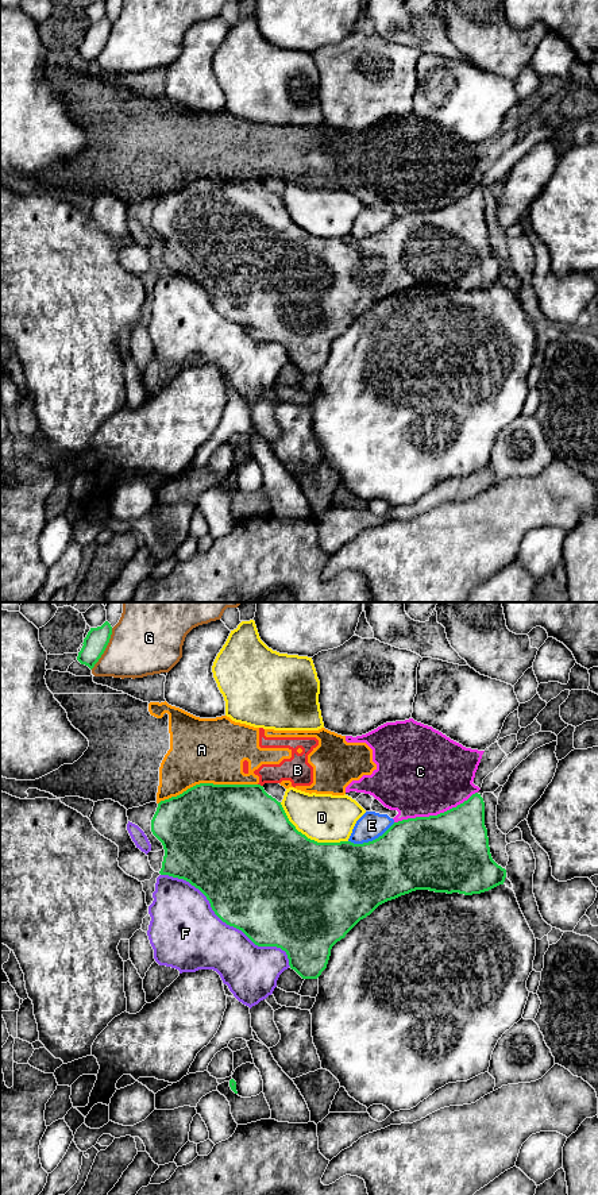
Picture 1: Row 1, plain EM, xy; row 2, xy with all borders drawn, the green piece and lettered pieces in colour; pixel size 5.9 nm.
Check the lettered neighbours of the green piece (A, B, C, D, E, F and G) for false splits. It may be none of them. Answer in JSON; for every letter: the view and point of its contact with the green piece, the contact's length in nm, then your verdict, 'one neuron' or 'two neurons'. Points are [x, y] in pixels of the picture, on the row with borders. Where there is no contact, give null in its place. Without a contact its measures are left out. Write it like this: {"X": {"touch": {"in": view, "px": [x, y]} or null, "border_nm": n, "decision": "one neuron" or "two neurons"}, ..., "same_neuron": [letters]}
{"A": {"touch": {"in": "xy", "px": [207, 783]}, "border_nm": 600, "decision": "two neurons"}, "B": {"touch": {"in": "xy", "px": [259, 785]}, "border_nm": 40, "decision": "two neurons"}, "C": {"touch": {"in": "xy", "px": [435, 816]}, "border_nm": 550, "decision": "two neurons"}, "D": {"touch": {"in": "xy", "px": [309, 839]}, "border_nm": 480, "decision": "two neurons"}, "E": {"touch": {"in": "xy", "px": [373, 840]}, "border_nm": 300, "decision": "two neurons"}, "F": {"touch": {"in": "xy", "px": [227, 924]}, "border_nm": 950, "decision": "two neurons"}, "G": {"touch": {"in": "xy", "px": [105, 647]}, "border_nm": 280, "decision": "two neurons"}, "same_neuron": []}

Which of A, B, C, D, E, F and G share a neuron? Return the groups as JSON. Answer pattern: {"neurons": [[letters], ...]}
{"neurons": [["A", "B", "C"], ["D"], ["E"], ["F"], ["G"]]}

